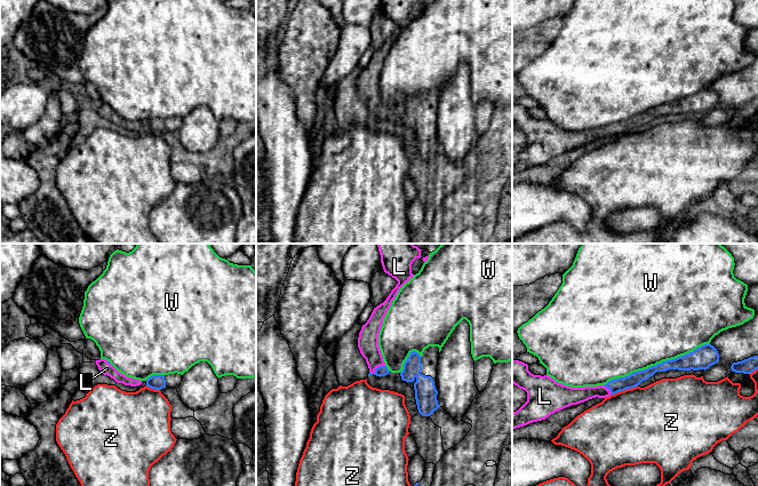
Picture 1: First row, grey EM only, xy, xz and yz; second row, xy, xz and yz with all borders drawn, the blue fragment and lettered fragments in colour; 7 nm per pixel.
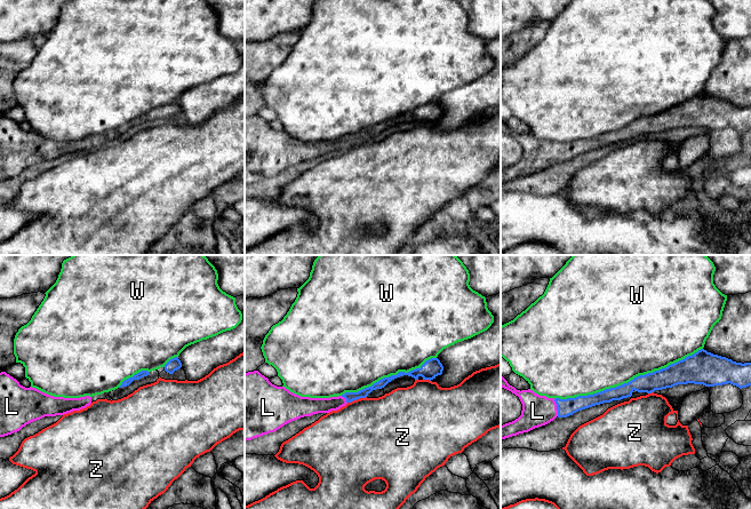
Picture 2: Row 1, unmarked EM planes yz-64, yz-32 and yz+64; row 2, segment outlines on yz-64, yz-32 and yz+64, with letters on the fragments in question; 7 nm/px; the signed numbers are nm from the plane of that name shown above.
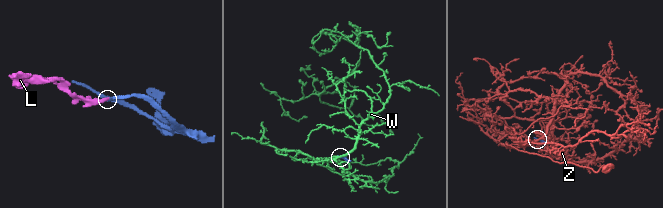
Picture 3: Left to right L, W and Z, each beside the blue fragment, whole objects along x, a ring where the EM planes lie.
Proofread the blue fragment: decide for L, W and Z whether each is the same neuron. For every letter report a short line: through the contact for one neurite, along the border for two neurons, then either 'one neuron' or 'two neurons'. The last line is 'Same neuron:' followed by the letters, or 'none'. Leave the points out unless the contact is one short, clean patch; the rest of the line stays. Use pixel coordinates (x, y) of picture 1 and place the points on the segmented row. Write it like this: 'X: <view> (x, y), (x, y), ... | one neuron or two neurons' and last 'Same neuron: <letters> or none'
L: one neuron
W: two neurons
Z: two neurons
Same neuron: L

